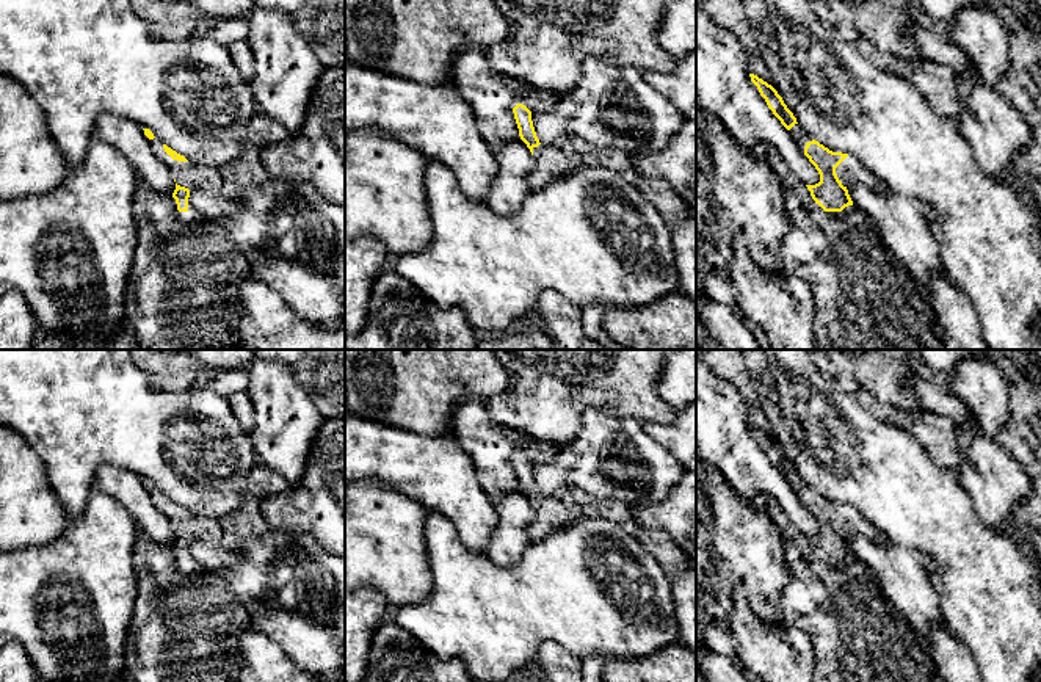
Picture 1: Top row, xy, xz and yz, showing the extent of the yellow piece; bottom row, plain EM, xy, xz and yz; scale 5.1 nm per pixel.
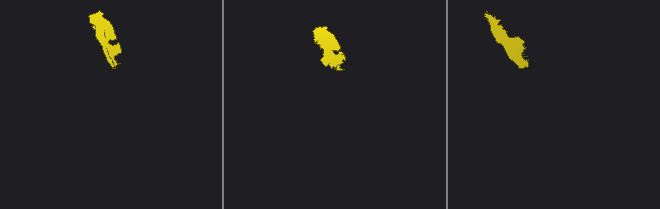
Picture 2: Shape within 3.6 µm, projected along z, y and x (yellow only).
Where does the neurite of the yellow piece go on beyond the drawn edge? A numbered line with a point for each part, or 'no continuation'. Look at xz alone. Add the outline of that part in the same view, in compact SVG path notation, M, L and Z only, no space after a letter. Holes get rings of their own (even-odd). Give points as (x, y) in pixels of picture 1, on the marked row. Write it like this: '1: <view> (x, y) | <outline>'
1: xz (551, 162) | M560 136L550 146L533 147L535 168L528 172L527 182L531 191L544 188L553 179L577 171L583 157L574 149L569 136Z

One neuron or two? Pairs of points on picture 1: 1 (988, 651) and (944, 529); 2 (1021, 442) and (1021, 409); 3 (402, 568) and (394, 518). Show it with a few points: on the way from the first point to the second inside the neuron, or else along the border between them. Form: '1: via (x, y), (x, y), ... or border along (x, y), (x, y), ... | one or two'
1: via (988, 621), (982, 577), (968, 558) | one
2: via (1021, 435), (1021, 417) | one
3: via (394, 555), (394, 530) | one

